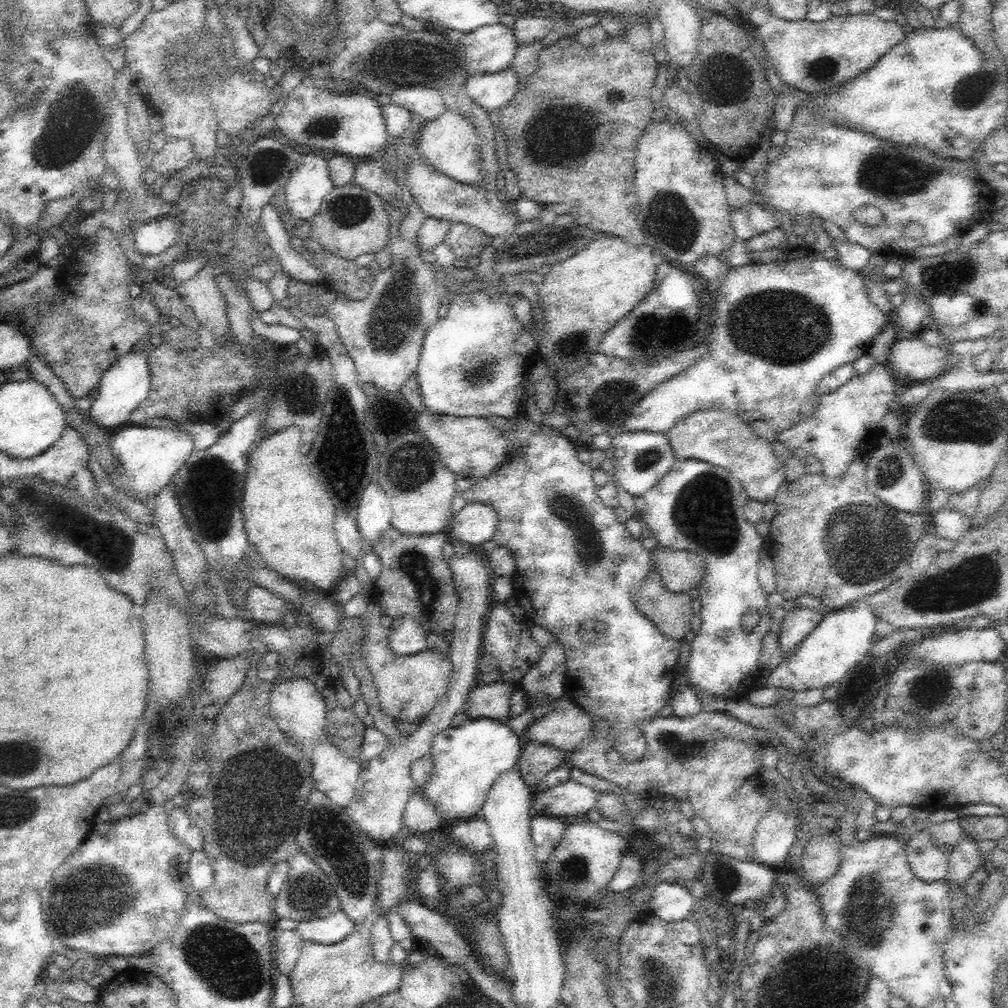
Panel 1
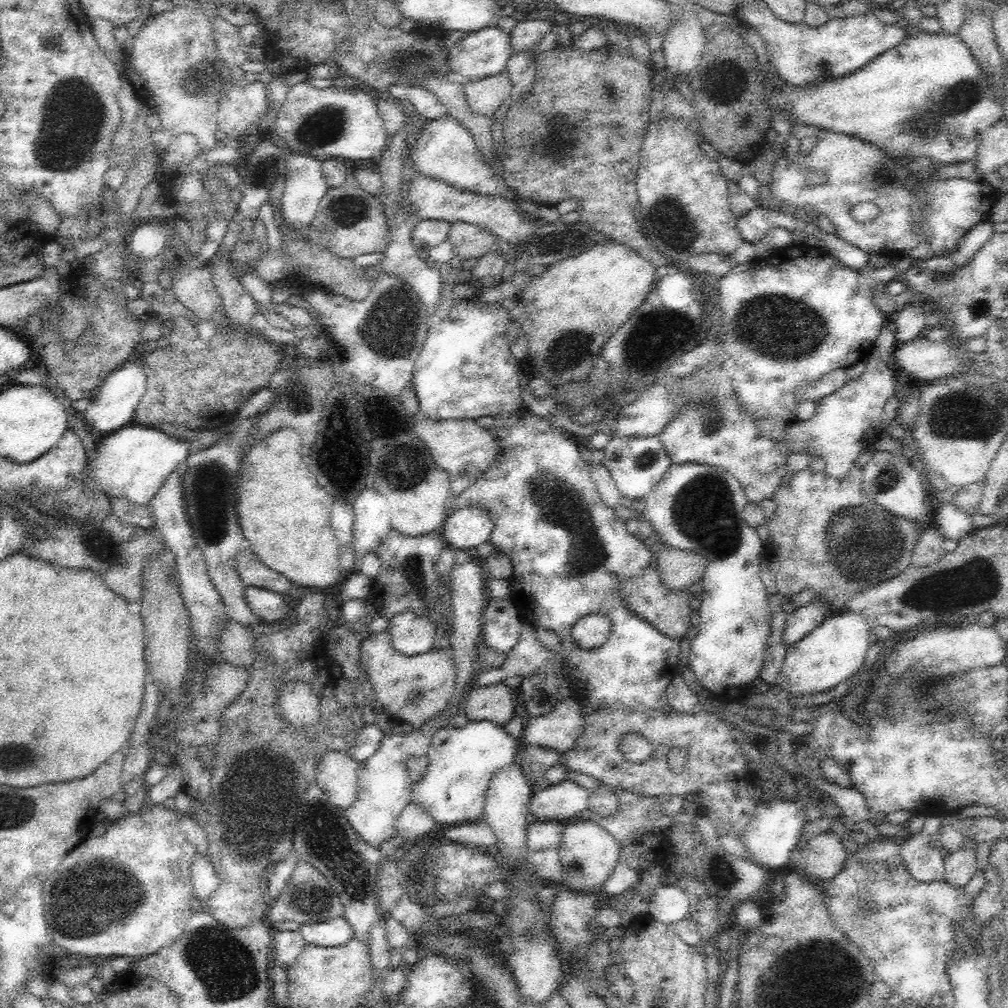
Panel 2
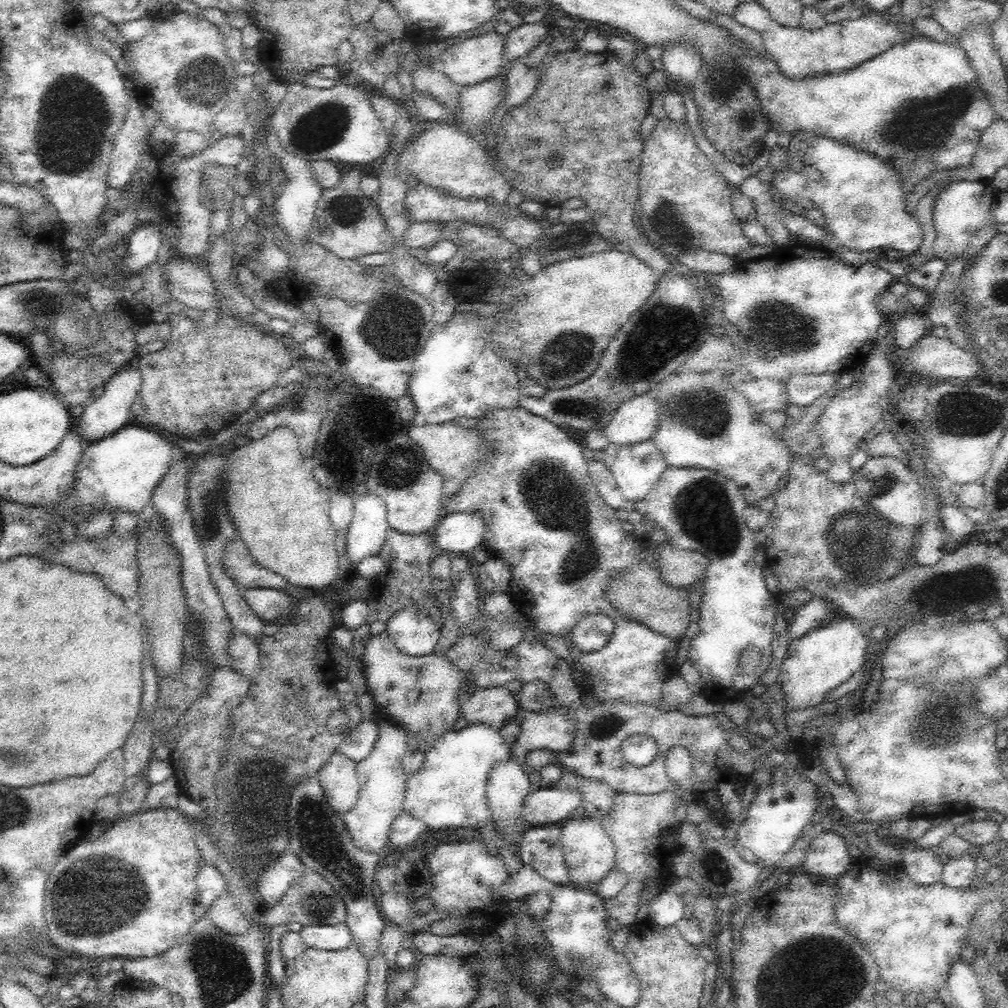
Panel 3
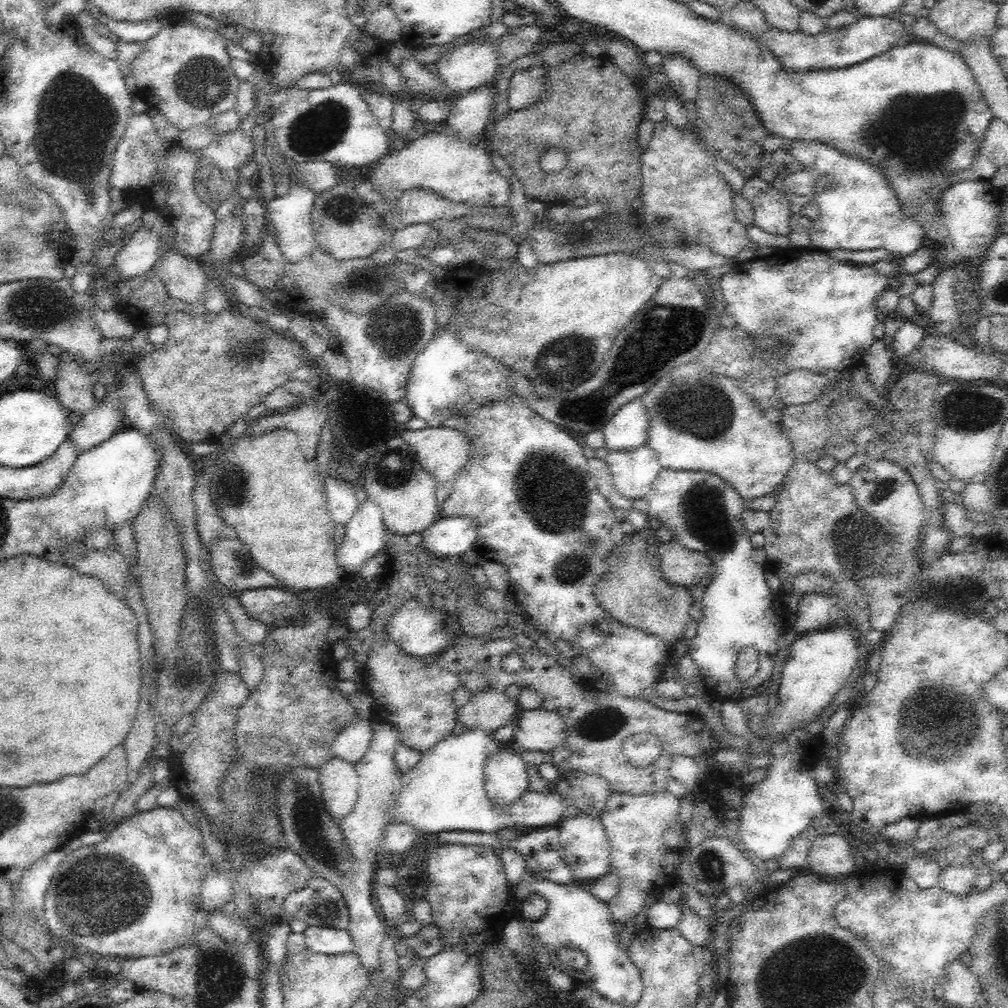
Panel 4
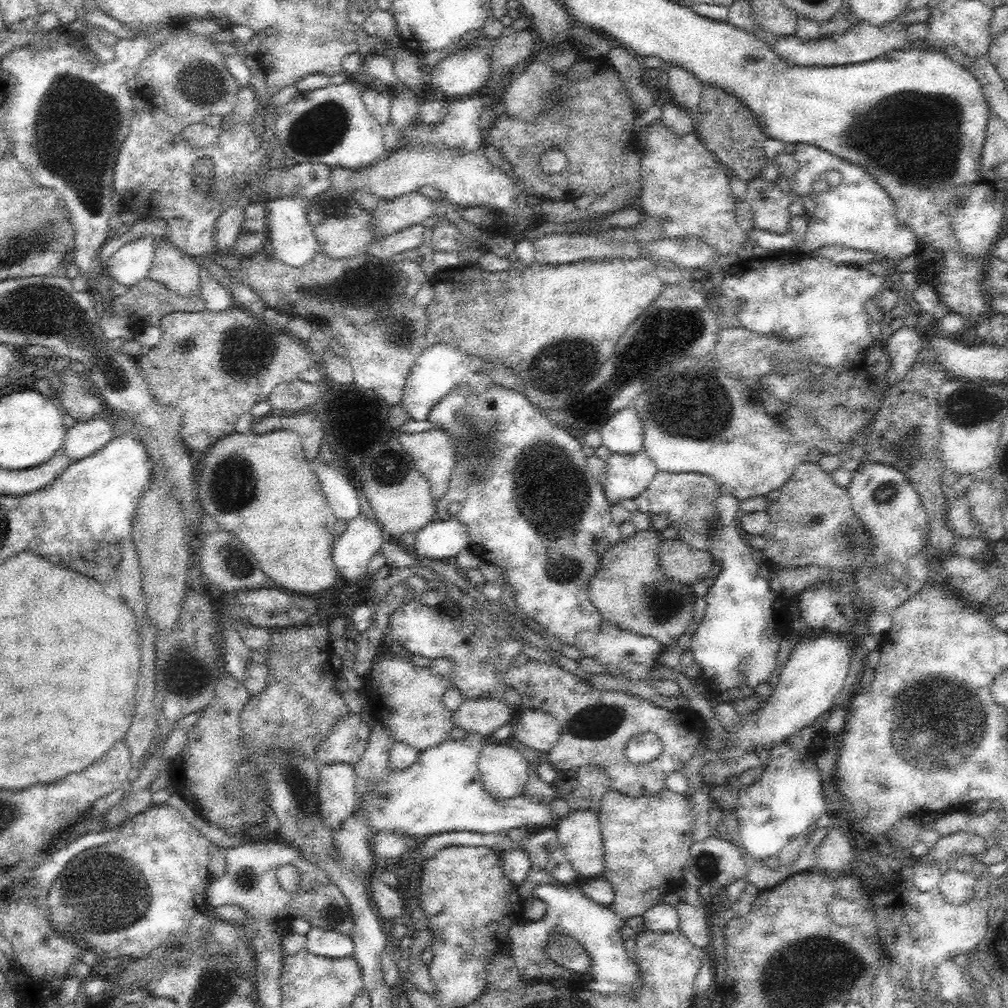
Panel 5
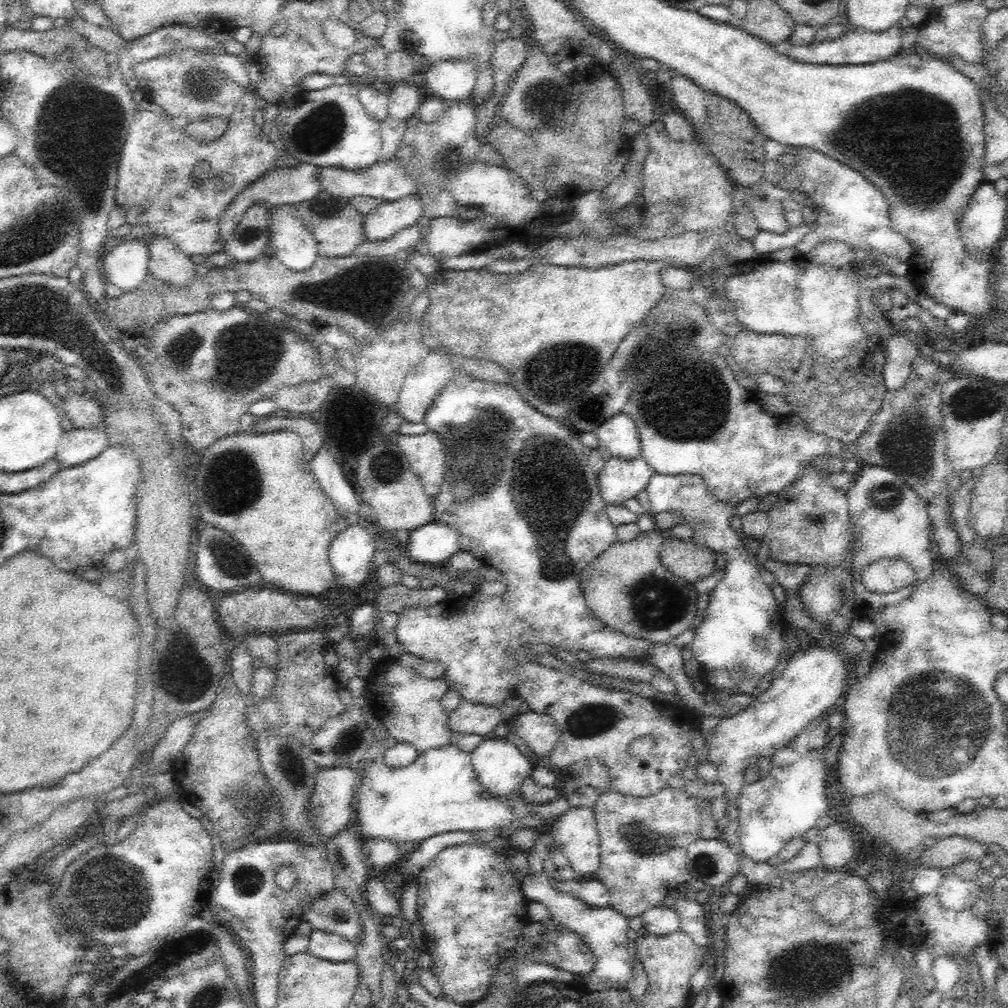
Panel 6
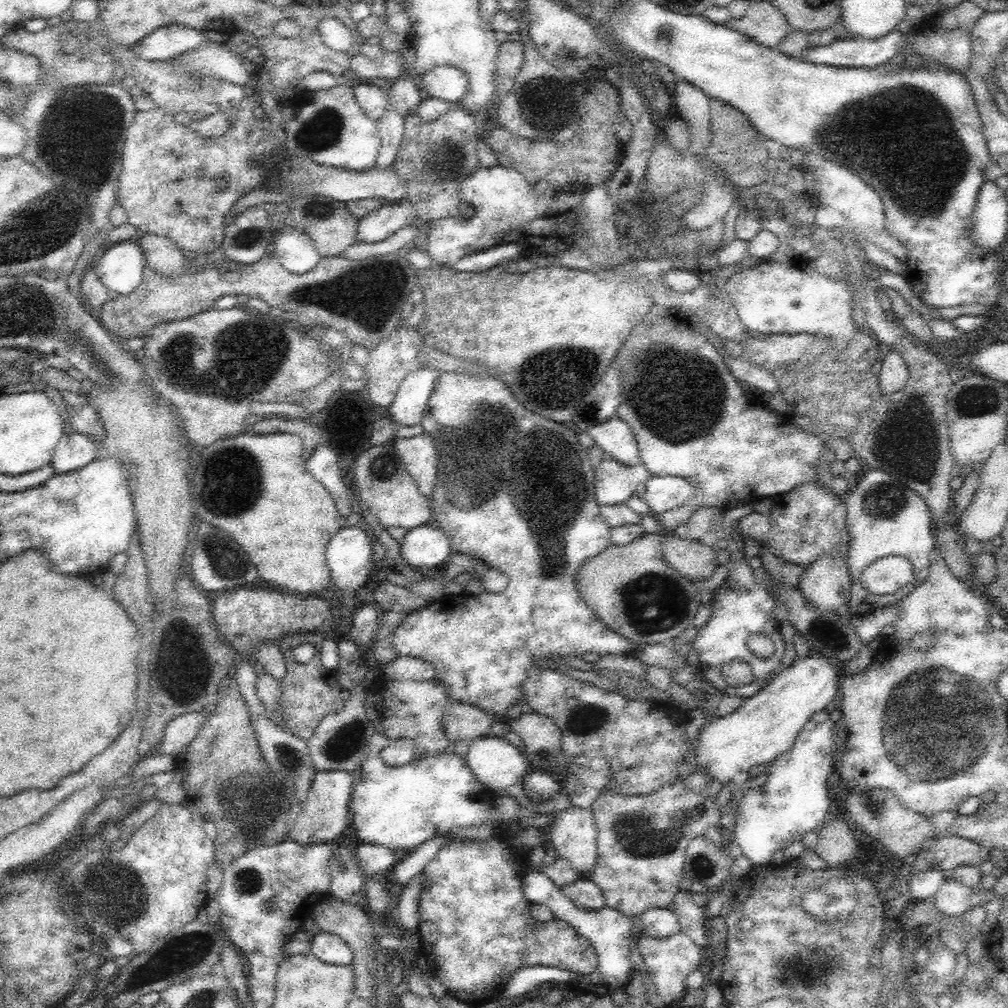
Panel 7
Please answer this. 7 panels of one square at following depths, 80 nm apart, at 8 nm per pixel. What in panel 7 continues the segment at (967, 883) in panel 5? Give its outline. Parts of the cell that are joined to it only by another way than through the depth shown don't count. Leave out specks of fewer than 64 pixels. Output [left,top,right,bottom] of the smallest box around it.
[933,879,997,916]

